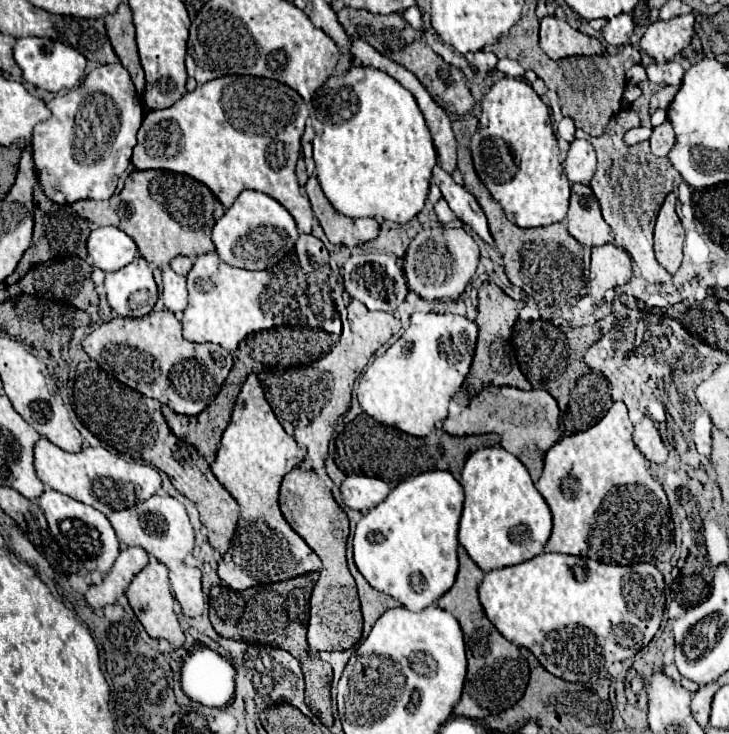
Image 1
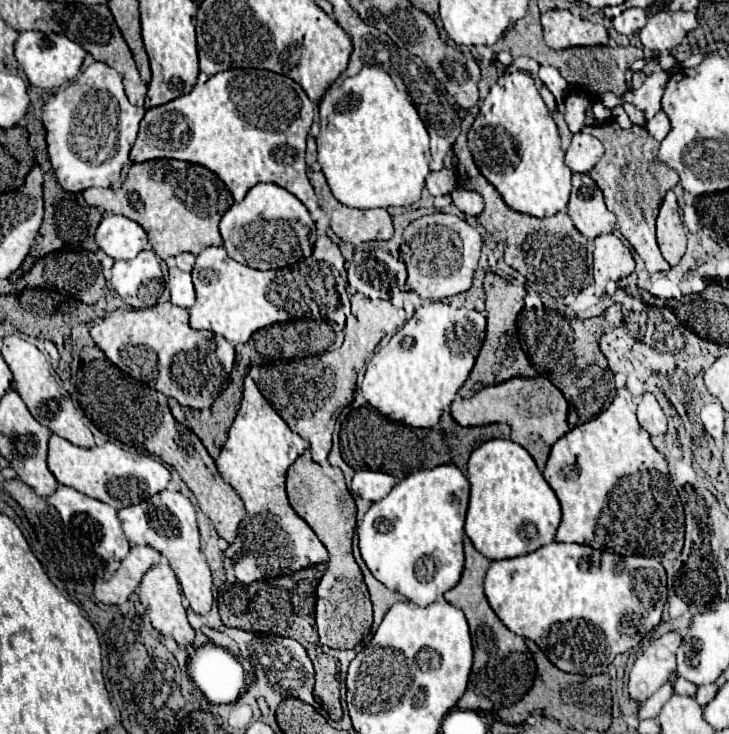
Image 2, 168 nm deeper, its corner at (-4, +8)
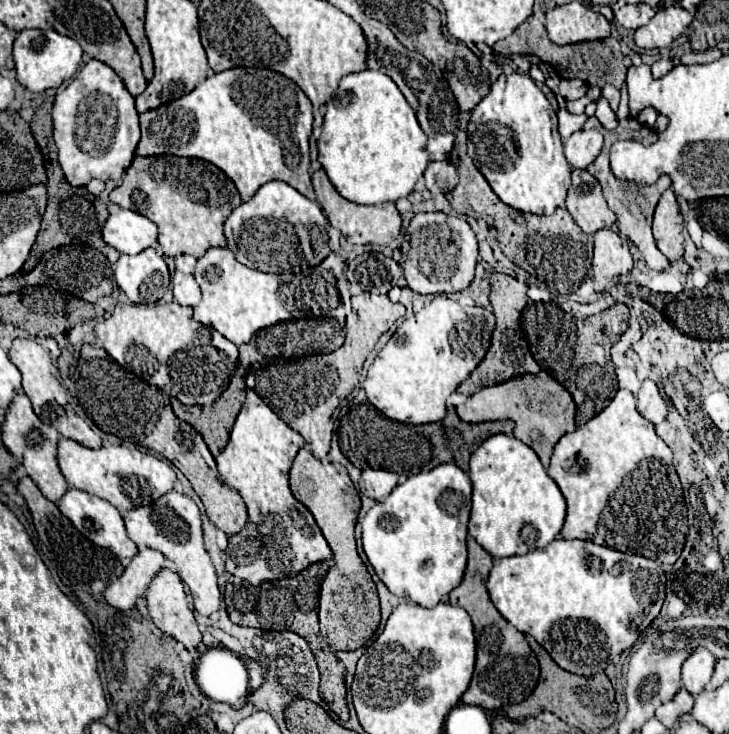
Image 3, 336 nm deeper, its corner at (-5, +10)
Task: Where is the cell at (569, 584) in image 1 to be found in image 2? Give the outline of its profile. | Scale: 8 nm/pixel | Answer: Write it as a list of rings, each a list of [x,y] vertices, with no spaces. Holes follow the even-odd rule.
[[[550,543],[540,547],[534,553],[522,555],[522,557],[514,557],[512,559],[504,559],[504,561],[492,561],[486,579],[484,579],[484,593],[488,597],[490,607],[494,609],[494,613],[498,615],[498,619],[516,635],[532,639],[542,651],[544,655],[562,671],[568,673],[580,673],[580,675],[596,675],[596,673],[606,673],[606,667],[612,663],[612,659],[618,653],[626,653],[632,647],[636,647],[658,623],[662,617],[662,609],[666,603],[666,571],[660,565],[660,561],[656,559],[646,559],[646,557],[618,557],[606,551],[596,551],[588,545],[576,545],[576,543]]]

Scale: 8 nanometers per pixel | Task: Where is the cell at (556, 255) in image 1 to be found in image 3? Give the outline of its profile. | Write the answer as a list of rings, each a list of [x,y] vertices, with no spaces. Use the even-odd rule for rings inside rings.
[[[463,131],[455,135],[451,161],[453,165],[457,165],[457,171],[459,171],[459,185],[451,193],[453,195],[451,207],[461,215],[477,213],[487,223],[491,223],[499,233],[497,237],[499,237],[501,251],[515,265],[535,275],[541,283],[545,283],[551,291],[557,291],[557,293],[571,293],[585,281],[591,269],[591,259],[593,259],[593,235],[583,233],[565,207],[559,207],[551,217],[547,217],[547,215],[521,213],[501,203],[499,197],[489,187],[489,183],[485,181],[485,177],[473,165],[471,157],[467,155],[467,133]]]

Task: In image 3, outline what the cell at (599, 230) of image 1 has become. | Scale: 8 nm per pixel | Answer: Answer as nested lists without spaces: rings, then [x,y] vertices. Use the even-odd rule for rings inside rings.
[[[573,169],[573,185],[567,193],[567,209],[583,233],[609,229],[615,223],[615,213],[607,207],[599,181],[583,171]]]

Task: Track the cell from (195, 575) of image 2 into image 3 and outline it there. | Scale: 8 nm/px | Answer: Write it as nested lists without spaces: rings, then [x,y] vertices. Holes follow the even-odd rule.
[[[169,491],[161,499],[157,499],[153,505],[127,511],[123,519],[133,543],[161,551],[167,559],[171,559],[177,565],[177,575],[187,585],[193,597],[193,605],[201,615],[209,617],[211,613],[219,611],[221,593],[217,587],[217,573],[209,559],[209,553],[203,547],[201,511],[193,499],[177,491]]]

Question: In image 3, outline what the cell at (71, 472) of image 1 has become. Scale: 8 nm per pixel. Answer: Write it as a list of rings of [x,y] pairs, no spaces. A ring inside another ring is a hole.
[[[61,437],[61,439],[59,439],[59,453],[57,453],[57,459],[59,459],[59,467],[61,467],[61,473],[63,473],[63,477],[67,479],[67,483],[69,483],[71,487],[75,487],[75,489],[81,489],[81,491],[85,491],[85,493],[89,493],[89,495],[97,495],[97,497],[101,497],[101,499],[105,499],[105,501],[109,501],[109,503],[111,503],[111,505],[115,505],[115,507],[117,507],[119,511],[123,511],[123,509],[137,509],[137,507],[143,507],[143,505],[151,505],[151,503],[153,503],[153,501],[157,501],[157,499],[159,499],[161,495],[165,495],[165,493],[169,493],[169,491],[173,489],[173,483],[175,483],[175,479],[177,479],[177,477],[175,477],[175,471],[173,471],[173,467],[171,467],[171,465],[167,463],[167,461],[163,461],[163,459],[157,459],[157,457],[153,457],[151,453],[143,453],[143,451],[139,451],[139,449],[135,449],[135,447],[131,449],[131,447],[123,447],[123,445],[117,445],[123,442],[123,440],[121,439],[119,440],[120,440],[119,443],[116,442],[114,444],[109,445],[111,447],[103,446],[103,441],[102,441],[101,449],[89,449],[89,447],[83,447],[83,445],[79,445],[79,443],[77,443],[77,441],[73,441],[73,439],[65,439],[65,437]]]

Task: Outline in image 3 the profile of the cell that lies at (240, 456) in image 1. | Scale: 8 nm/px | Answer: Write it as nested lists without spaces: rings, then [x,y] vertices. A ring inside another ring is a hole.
[[[249,389],[233,425],[231,439],[219,459],[215,459],[223,483],[235,489],[249,509],[245,529],[229,537],[225,565],[231,575],[245,579],[253,587],[263,581],[295,577],[309,565],[333,557],[333,551],[329,549],[313,515],[293,497],[289,489],[289,469],[303,445],[303,437],[283,423],[267,407],[267,403],[253,389]],[[293,511],[299,515],[289,515]]]

